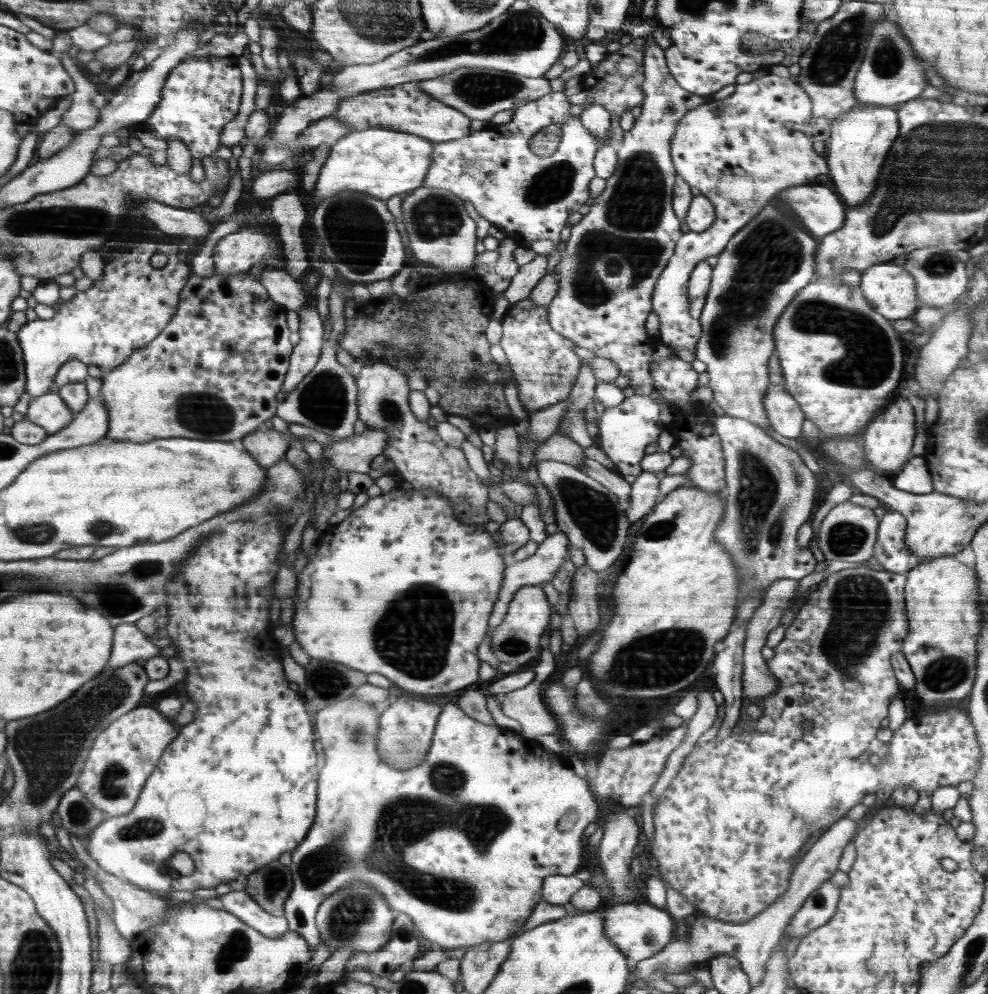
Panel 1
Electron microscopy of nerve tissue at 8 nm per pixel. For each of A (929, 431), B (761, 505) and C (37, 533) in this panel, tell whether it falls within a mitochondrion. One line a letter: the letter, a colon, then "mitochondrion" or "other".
A: other
B: mitochondrion
C: mitochondrion

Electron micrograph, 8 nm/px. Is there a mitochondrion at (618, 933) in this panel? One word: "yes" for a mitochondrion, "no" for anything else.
no

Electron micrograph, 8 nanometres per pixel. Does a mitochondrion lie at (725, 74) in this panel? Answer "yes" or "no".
no

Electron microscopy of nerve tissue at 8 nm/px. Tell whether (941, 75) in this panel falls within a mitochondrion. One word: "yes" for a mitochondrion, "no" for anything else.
no

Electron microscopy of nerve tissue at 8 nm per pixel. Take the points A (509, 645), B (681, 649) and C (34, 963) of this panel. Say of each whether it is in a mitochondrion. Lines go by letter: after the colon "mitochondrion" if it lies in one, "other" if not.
A: mitochondrion
B: mitochondrion
C: mitochondrion

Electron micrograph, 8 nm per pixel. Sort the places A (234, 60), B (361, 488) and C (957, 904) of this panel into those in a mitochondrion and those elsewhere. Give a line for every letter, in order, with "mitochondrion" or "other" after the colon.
A: other
B: other
C: other

